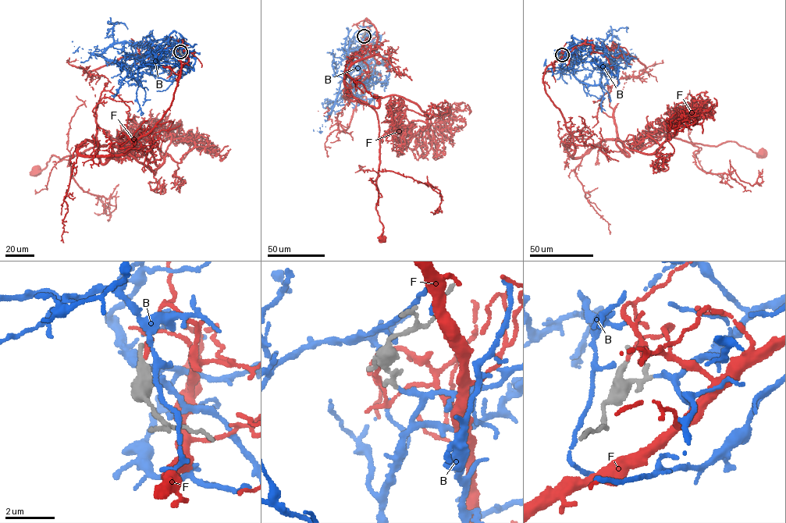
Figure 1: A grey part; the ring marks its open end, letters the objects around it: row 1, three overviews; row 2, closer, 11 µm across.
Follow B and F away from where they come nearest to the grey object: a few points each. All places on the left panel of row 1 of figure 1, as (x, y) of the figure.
B: (180, 51), (169, 38), (115, 42), (101, 55), (139, 85), (152, 53), (186, 74)
F: (180, 50), (168, 110), (136, 144), (84, 156), (77, 151), (86, 140), (106, 146), (51, 155), (36, 170)

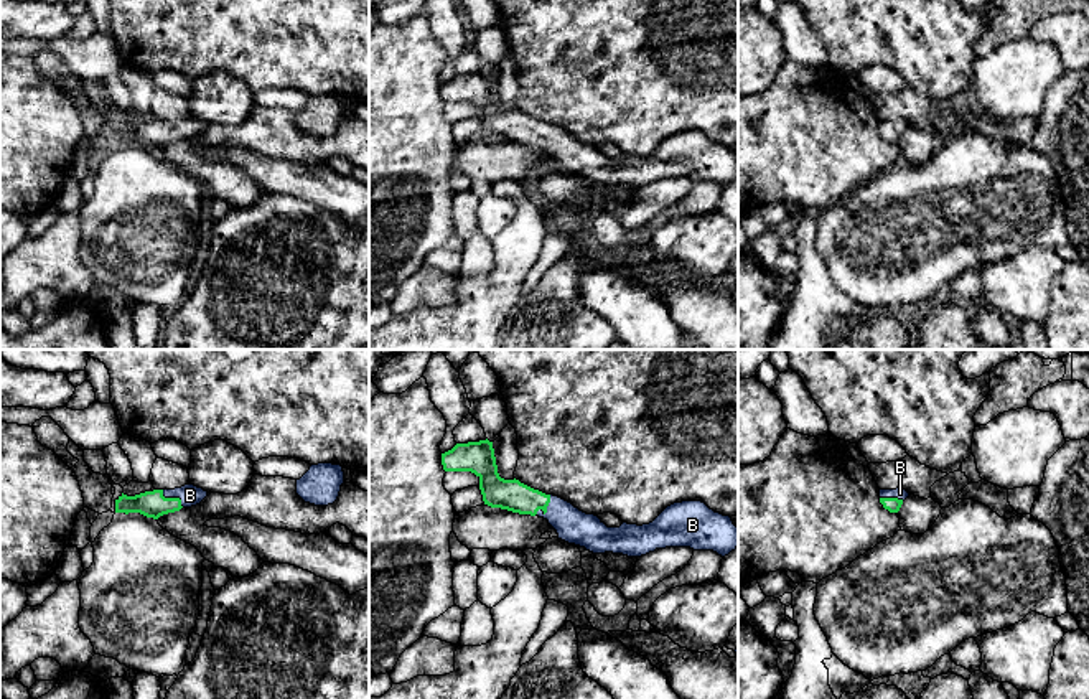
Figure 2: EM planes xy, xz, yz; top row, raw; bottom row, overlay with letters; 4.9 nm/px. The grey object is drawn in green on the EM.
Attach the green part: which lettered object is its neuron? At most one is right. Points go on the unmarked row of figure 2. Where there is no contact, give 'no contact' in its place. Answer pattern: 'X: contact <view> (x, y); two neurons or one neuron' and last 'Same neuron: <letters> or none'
B: contact xz (546, 139); one neuron
F: no contact; two neurons
Same neuron: B

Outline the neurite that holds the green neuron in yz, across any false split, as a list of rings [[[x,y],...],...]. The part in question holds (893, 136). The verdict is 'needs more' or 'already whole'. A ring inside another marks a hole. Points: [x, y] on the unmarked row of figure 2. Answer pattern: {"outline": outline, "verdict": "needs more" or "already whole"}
{"outline": [[[903,119],[896,120],[880,120],[880,134],[890,143],[898,143],[903,132],[909,127],[909,124]]], "verdict": "needs more"}

